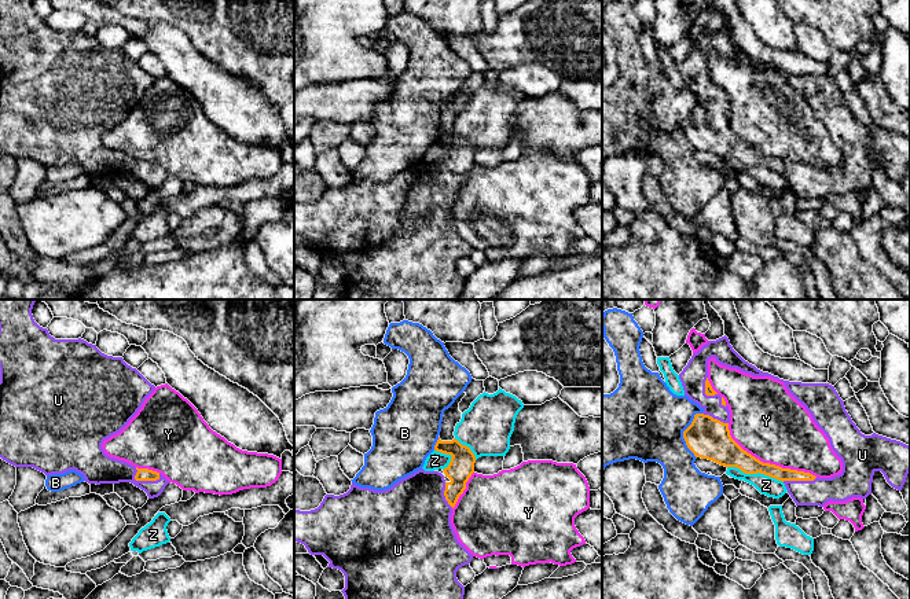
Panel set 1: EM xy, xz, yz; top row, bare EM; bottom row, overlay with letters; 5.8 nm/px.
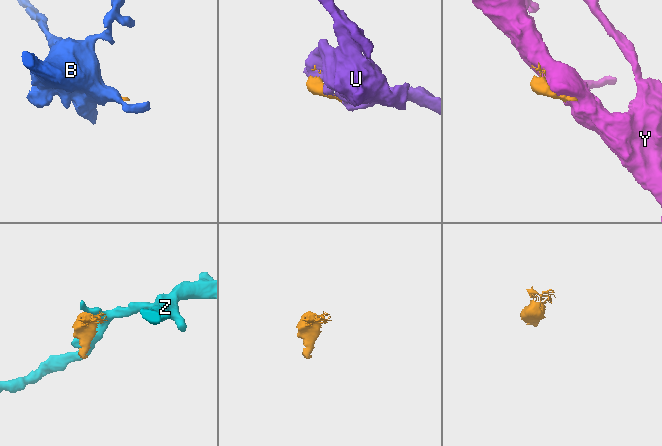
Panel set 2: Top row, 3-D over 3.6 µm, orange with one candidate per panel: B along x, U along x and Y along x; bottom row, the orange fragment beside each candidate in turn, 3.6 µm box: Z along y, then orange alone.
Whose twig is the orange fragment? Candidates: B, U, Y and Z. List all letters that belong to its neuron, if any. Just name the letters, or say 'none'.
U

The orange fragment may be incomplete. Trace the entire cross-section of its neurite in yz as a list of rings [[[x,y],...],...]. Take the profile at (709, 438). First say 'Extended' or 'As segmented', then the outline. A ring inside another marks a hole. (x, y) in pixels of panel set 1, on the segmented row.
Extended. [[[724,335],[716,341],[709,341],[707,345],[704,345],[697,353],[694,353],[691,356],[691,359],[689,360],[687,365],[683,368],[683,371],[679,374],[679,379],[682,382],[682,386],[683,386],[683,390],[685,390],[685,396],[687,396],[691,401],[697,403],[702,409],[704,412],[702,414],[696,414],[694,415],[694,419],[691,422],[691,425],[683,431],[683,438],[686,441],[686,445],[687,448],[694,453],[696,457],[701,457],[701,459],[708,459],[708,460],[712,460],[720,466],[724,466],[724,467],[737,467],[740,468],[742,473],[745,474],[764,474],[764,475],[768,475],[771,478],[775,478],[778,481],[782,481],[788,489],[788,493],[790,495],[790,497],[793,499],[793,501],[796,503],[796,506],[819,506],[819,507],[823,507],[828,501],[845,501],[848,499],[852,499],[852,497],[861,497],[861,499],[866,499],[869,495],[872,495],[872,482],[873,482],[873,475],[876,471],[881,471],[887,479],[887,482],[898,489],[898,490],[902,490],[905,482],[906,482],[906,478],[907,478],[907,474],[910,473],[910,447],[900,442],[900,441],[896,441],[896,440],[891,440],[891,438],[887,438],[887,437],[883,437],[883,436],[878,436],[876,433],[873,433],[872,436],[865,436],[861,433],[861,430],[856,427],[856,425],[852,422],[851,416],[848,415],[848,412],[845,411],[845,407],[844,407],[844,401],[840,398],[839,393],[836,392],[834,386],[829,385],[829,383],[801,383],[801,382],[789,382],[789,381],[784,381],[784,379],[779,379],[778,376],[774,376],[768,372],[763,372],[760,370],[757,370],[755,365],[749,364],[748,361],[745,361],[734,349],[733,346],[730,345],[730,341],[729,338]],[[715,357],[716,361],[722,365],[726,365],[726,367],[730,367],[730,368],[737,368],[742,372],[746,372],[746,374],[751,374],[753,376],[771,376],[774,379],[778,379],[781,382],[785,383],[788,392],[800,403],[806,407],[806,409],[811,414],[814,422],[817,423],[817,426],[826,434],[826,437],[829,438],[829,442],[830,442],[830,447],[832,449],[836,452],[836,455],[841,459],[843,462],[843,471],[839,474],[839,475],[834,475],[832,478],[818,478],[810,473],[804,473],[804,471],[797,471],[797,470],[790,470],[790,468],[782,468],[779,466],[775,466],[775,464],[770,464],[770,463],[763,463],[760,462],[759,459],[756,459],[755,456],[752,456],[751,453],[748,453],[746,451],[744,451],[730,436],[730,430],[729,430],[729,423],[730,423],[730,411],[729,411],[729,407],[726,405],[726,401],[723,397],[720,397],[711,386],[709,381],[708,381],[708,360]]]

